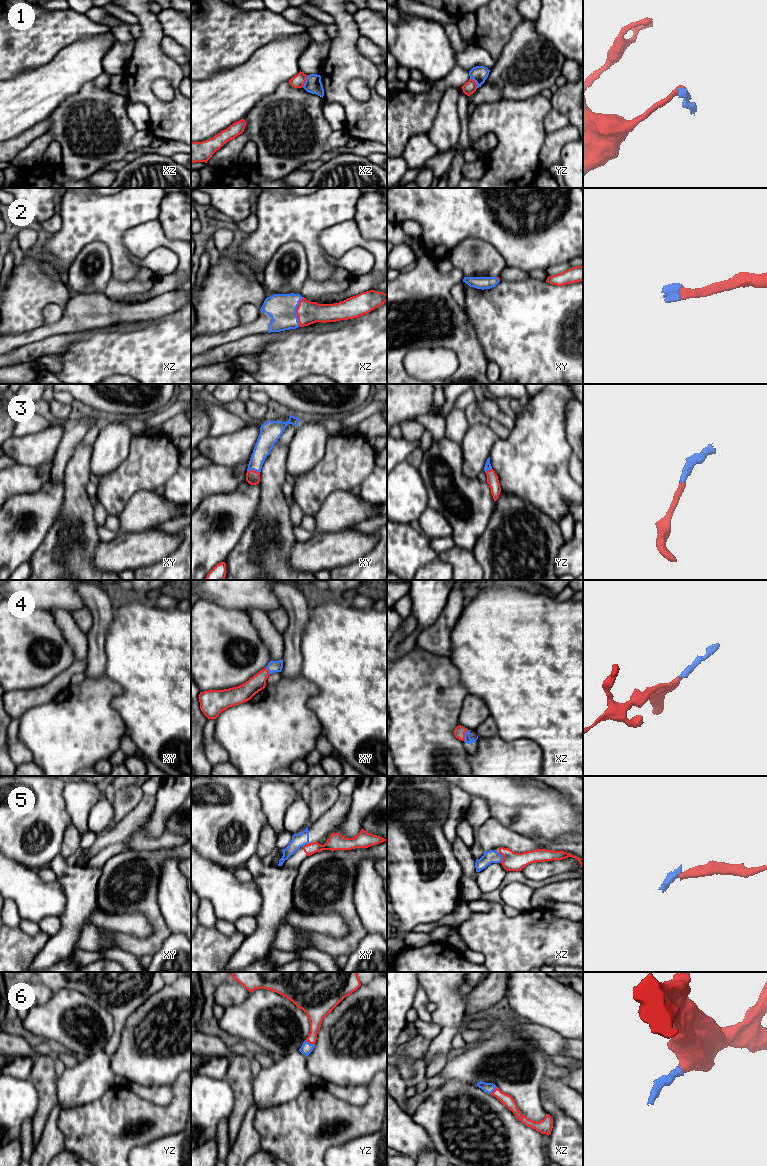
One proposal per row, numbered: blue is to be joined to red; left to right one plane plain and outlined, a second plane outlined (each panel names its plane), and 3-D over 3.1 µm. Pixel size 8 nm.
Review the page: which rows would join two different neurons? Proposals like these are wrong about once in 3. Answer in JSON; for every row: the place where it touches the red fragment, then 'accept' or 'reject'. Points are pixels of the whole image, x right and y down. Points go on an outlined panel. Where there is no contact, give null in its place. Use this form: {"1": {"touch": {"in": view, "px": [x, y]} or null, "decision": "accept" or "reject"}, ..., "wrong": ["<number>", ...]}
{"1": {"touch": {"in": "xz", "px": [305, 80]}, "decision": "reject"}, "2": {"touch": {"in": "xz", "px": [296, 311]}, "decision": "accept"}, "3": {"touch": {"in": "xy", "px": [253, 470]}, "decision": "accept"}, "4": {"touch": {"in": "xz", "px": [464, 736]}, "decision": "accept"}, "5": {"touch": {"in": "xz", "px": [502, 856]}, "decision": "reject"}, "6": {"touch": {"in": "yz", "px": [310, 1043]}, "decision": "accept"}, "wrong": ["1", "5"]}

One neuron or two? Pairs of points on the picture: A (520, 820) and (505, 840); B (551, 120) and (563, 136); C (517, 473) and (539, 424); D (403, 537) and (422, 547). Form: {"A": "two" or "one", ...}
{"A": "two", "B": "two", "C": "one", "D": "one"}

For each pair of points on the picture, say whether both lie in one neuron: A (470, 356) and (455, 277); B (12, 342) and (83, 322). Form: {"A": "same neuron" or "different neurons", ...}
{"A": "same neuron", "B": "same neuron"}

